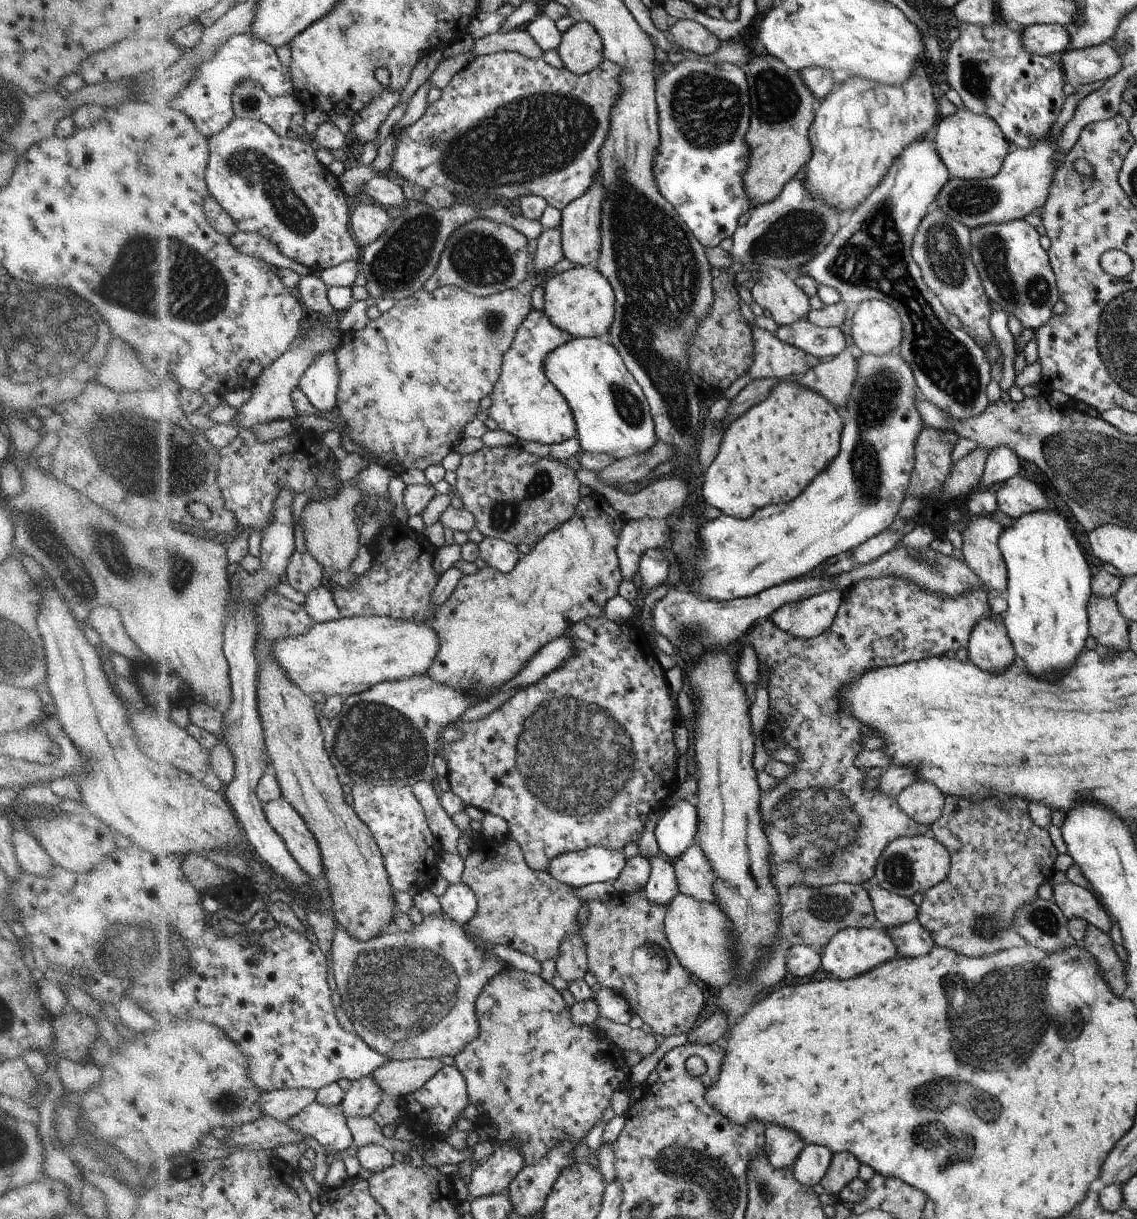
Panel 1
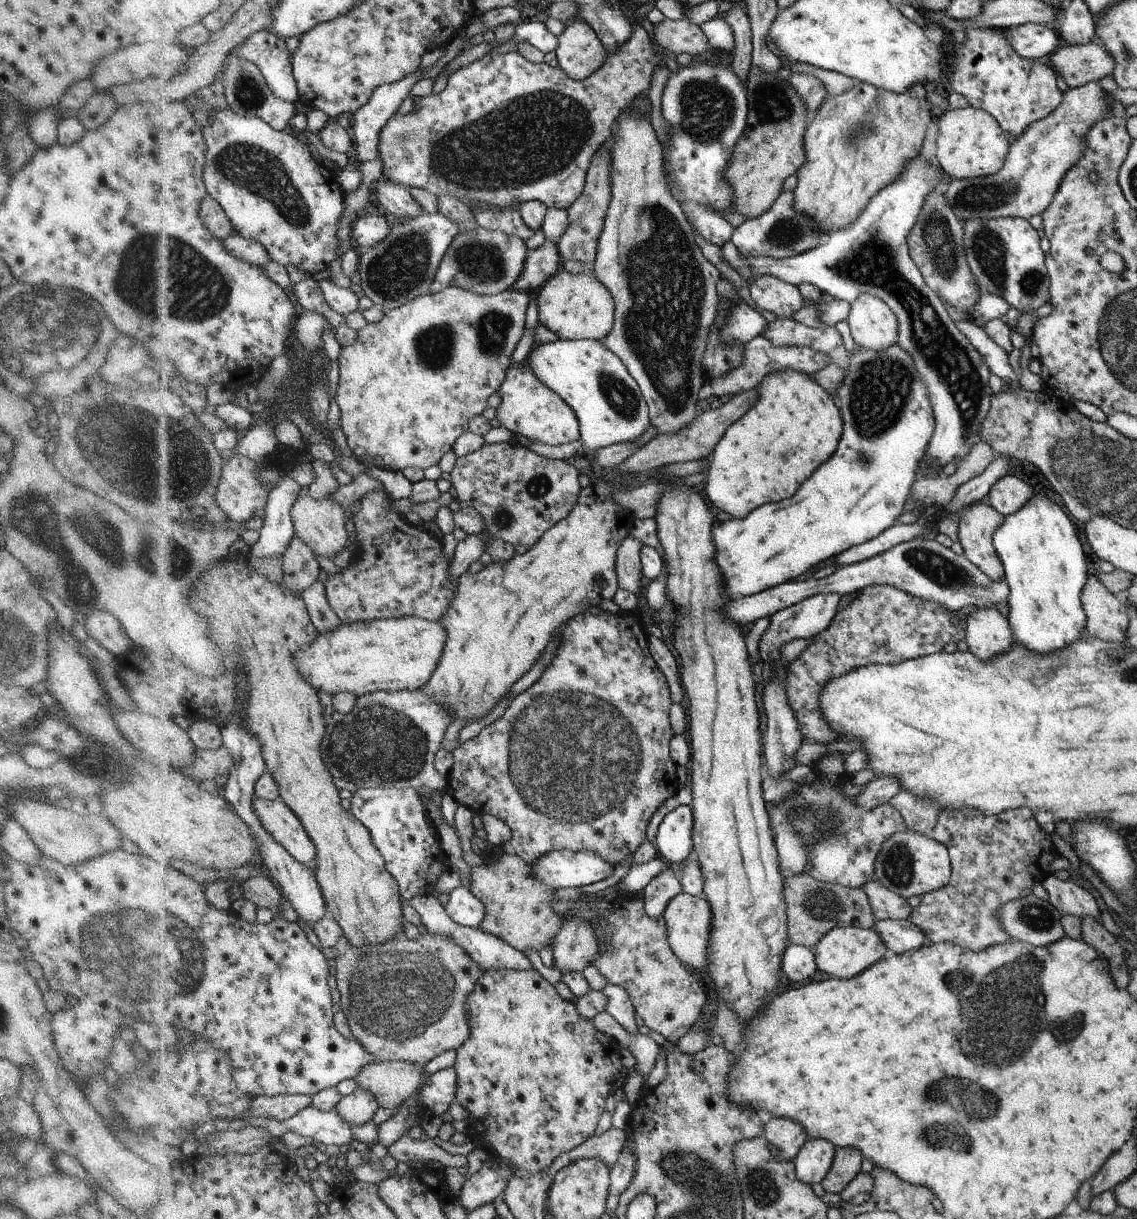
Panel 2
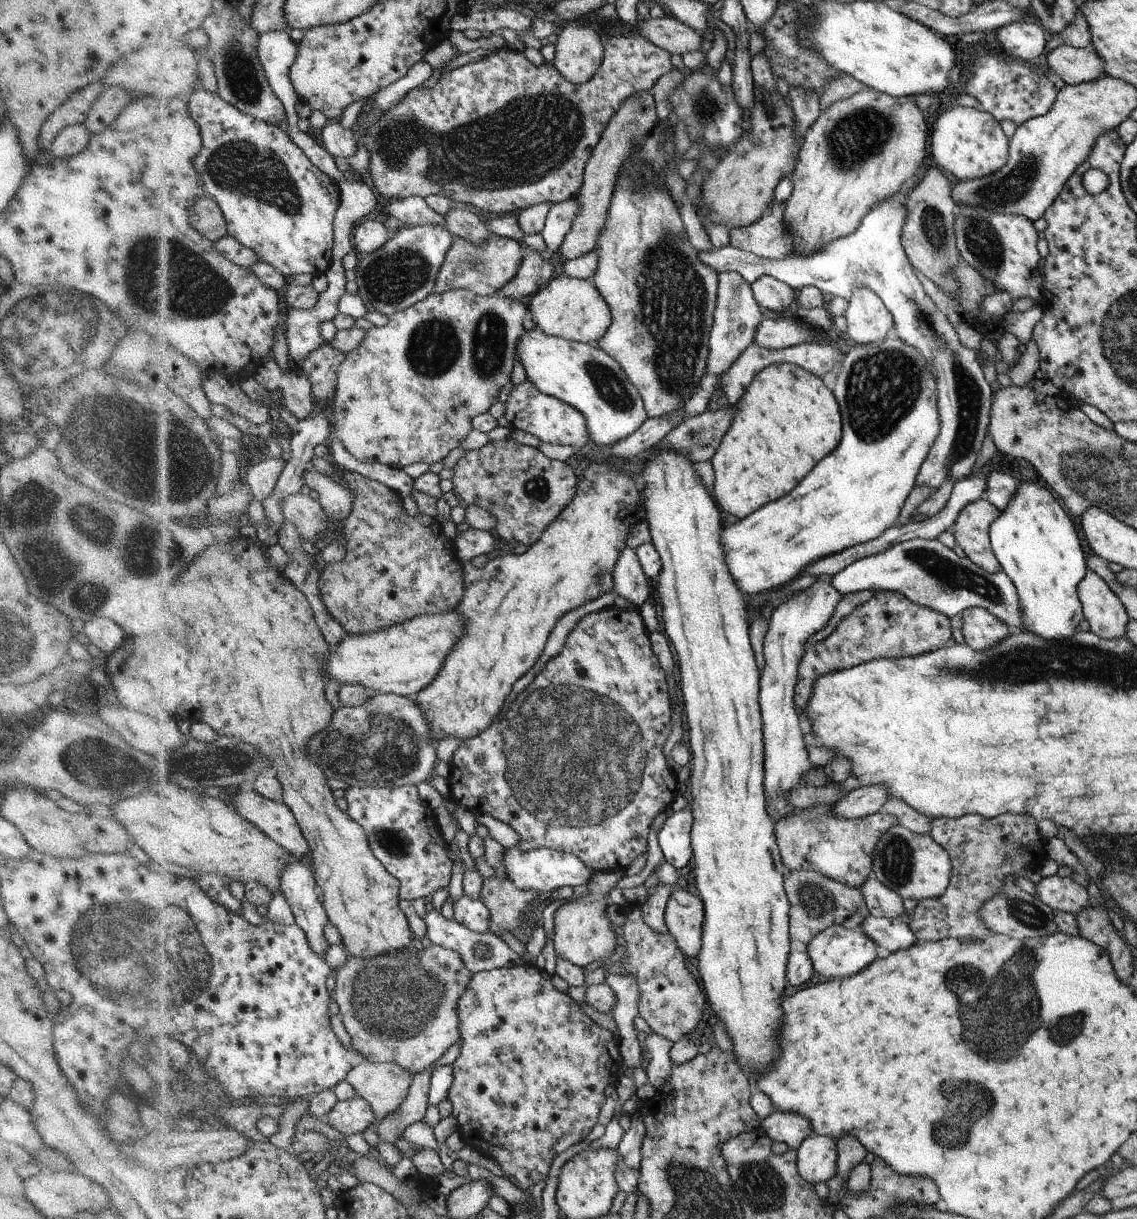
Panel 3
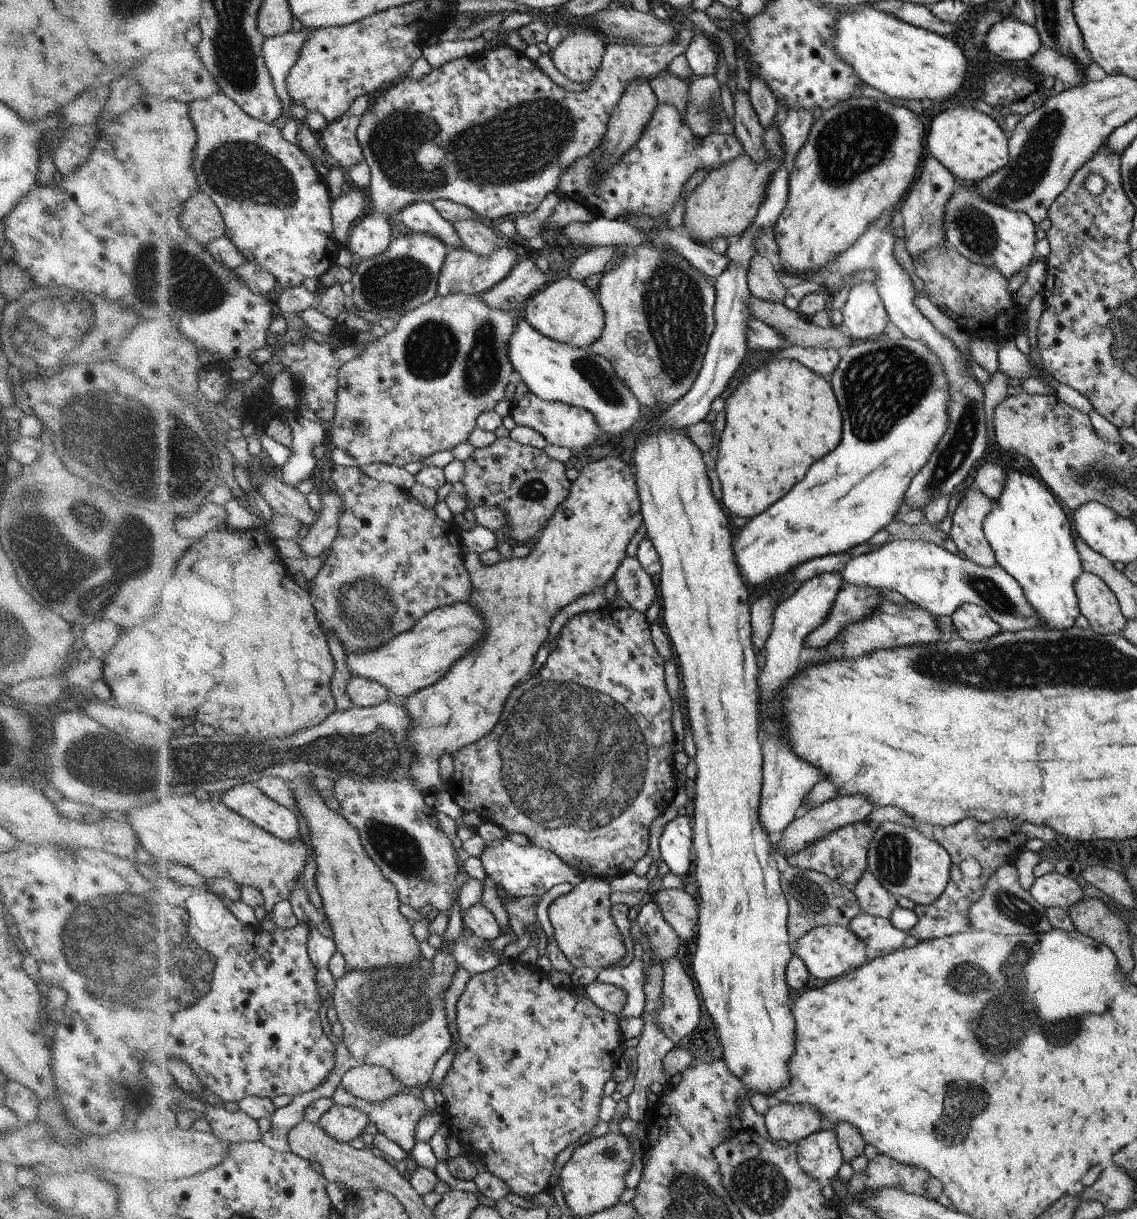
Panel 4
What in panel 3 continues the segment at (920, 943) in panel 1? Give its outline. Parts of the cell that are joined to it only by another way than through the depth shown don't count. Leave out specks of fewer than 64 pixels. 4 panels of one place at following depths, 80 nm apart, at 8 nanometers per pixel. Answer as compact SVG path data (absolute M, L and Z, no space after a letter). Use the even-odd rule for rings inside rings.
M868 916L860 930L876 942L877 946L896 952L906 950L918 942L916 934L902 919Z

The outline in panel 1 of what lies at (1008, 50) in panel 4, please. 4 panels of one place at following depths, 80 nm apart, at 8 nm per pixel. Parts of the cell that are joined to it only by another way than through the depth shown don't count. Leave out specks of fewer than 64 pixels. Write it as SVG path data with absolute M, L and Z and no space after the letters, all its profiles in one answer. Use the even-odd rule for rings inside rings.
M1059 24L1030 25L1021 34L1021 44L1031 55L1058 57L1071 48L1072 33Z

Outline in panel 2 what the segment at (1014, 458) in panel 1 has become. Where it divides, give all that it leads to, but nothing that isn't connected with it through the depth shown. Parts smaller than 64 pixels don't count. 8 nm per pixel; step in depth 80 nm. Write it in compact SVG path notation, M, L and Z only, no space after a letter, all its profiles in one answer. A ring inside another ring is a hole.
M1003 455L996 456L993 463L982 472L981 475L967 480L964 484L956 488L953 499L944 506L946 514L948 512L958 512L965 506L977 503L983 496L989 494L991 486L1004 475L1008 474L1009 457Z

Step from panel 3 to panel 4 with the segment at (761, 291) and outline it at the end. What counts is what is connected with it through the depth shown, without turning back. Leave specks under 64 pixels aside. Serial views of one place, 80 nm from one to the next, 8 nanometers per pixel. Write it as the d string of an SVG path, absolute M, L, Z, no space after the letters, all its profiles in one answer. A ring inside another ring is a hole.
M758 254L754 255L749 262L747 283L752 295L760 300L777 303L784 301L784 294L788 283L780 277L770 260Z

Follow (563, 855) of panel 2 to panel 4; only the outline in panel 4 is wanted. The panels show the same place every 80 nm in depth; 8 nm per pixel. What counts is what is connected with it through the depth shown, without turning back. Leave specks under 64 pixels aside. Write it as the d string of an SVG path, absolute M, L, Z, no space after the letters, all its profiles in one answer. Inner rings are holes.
M504 837L484 845L479 857L485 876L494 882L498 894L502 897L540 896L550 888L562 882L570 882L576 886L587 876L578 869L558 857L556 853L547 851L536 845L522 846Z

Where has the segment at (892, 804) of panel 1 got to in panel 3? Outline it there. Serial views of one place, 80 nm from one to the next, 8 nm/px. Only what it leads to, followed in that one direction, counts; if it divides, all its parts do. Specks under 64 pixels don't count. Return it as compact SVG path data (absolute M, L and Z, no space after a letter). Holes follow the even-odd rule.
M882 591L873 597L868 603L858 605L851 614L844 617L836 626L836 629L824 640L819 641L814 650L806 650L801 658L800 666L798 667L797 683L795 684L794 698L795 710L798 712L802 722L807 720L803 716L803 708L808 707L808 702L812 698L812 688L816 684L816 680L822 675L829 674L832 671L841 670L841 668L850 668L860 663L865 663L869 660L877 659L878 657L886 657L895 659L905 656L921 655L925 652L937 651L944 647L946 641L951 637L952 630L950 618L944 613L934 609L916 604L902 593L894 591ZM832 805L814 809L795 810L776 824L777 844L782 860L791 871L818 871L832 880L860 888L872 877L873 856L882 835L897 824L888 813L874 813L864 818L842 819L833 812Z

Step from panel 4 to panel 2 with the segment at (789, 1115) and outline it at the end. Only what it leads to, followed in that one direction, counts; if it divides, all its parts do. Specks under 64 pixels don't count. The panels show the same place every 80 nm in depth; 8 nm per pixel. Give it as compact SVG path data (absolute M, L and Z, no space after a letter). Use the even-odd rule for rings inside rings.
M772 1117L764 1125L763 1135L770 1144L778 1147L780 1155L776 1159L792 1161L808 1140L804 1127L795 1120Z

